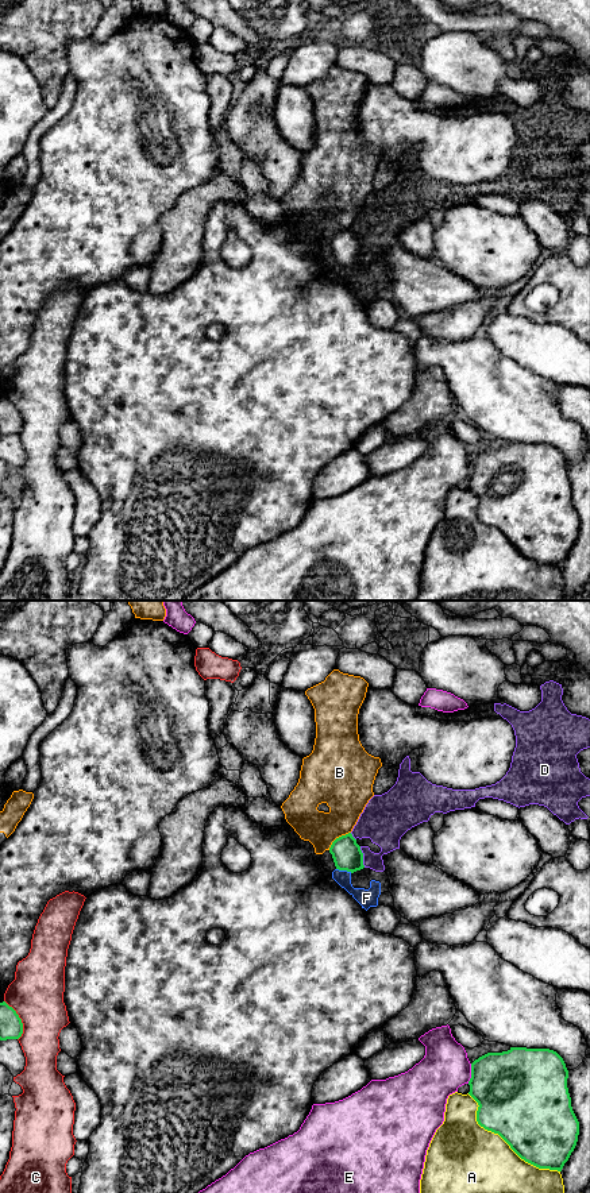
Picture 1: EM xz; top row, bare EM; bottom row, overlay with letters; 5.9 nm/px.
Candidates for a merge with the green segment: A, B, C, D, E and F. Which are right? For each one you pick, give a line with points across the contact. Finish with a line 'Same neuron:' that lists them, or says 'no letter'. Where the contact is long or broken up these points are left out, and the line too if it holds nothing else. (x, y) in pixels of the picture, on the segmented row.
Same neuron: no letter

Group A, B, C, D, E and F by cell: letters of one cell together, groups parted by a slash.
A / B / C / D F / E

